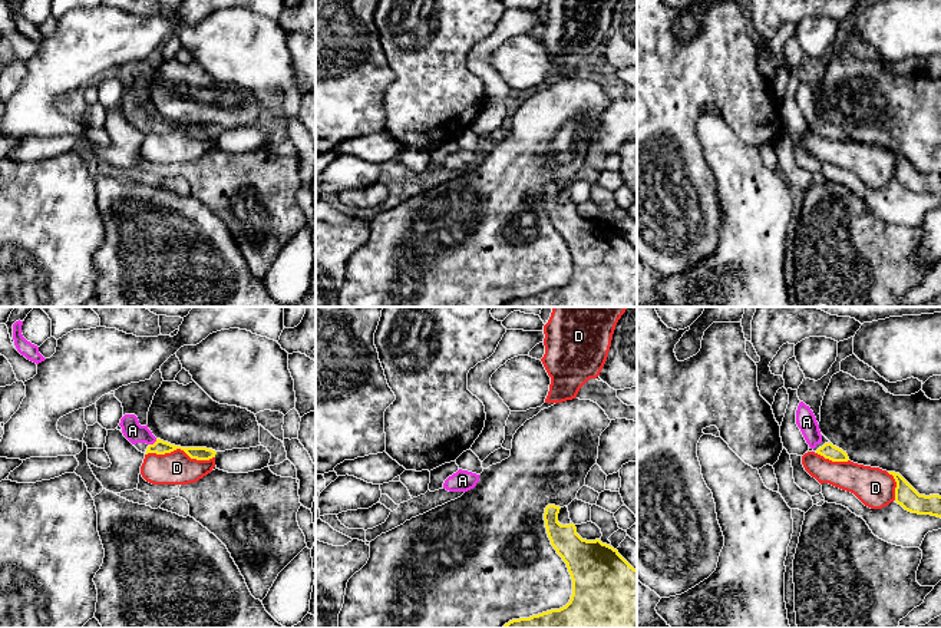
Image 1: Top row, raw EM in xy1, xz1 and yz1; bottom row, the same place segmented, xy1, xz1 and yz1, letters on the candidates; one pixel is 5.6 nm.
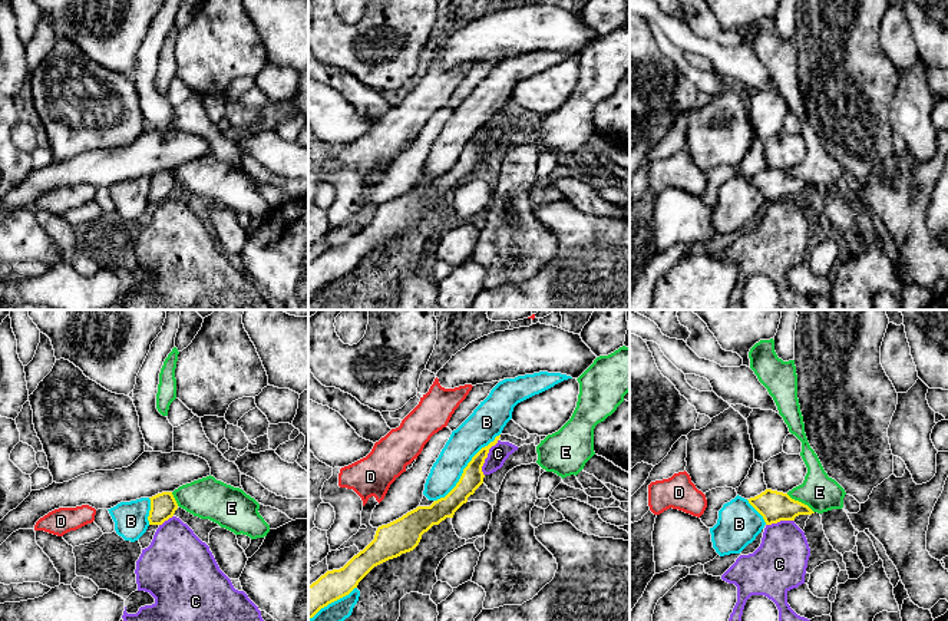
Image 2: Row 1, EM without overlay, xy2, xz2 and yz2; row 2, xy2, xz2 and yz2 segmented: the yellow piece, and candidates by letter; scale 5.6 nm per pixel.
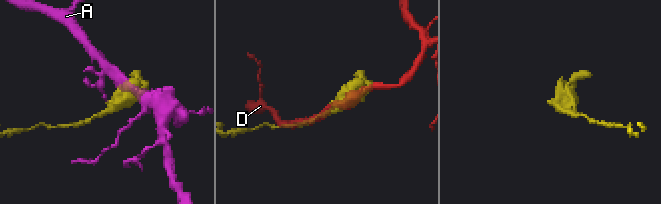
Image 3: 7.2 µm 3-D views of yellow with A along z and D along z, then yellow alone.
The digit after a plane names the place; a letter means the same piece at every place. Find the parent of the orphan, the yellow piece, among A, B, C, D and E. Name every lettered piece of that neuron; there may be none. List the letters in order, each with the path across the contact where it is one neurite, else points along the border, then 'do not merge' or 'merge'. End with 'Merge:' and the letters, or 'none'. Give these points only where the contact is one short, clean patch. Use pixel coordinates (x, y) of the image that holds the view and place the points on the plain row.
A: runs through xy1 (159, 125), (154, 122), (147, 115), (132, 109); merge
B: do not merge
C: border along xz2 (498, 118), (485, 138), (482, 145), (484, 154); do not merge
D: do not merge
E: do not merge
Merge: A

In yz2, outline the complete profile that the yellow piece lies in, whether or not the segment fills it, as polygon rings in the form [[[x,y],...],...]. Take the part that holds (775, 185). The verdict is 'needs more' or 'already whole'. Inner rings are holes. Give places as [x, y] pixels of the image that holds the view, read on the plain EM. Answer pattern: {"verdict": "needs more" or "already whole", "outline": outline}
{"verdict": "already whole", "outline": [[[766,168],[747,179],[763,195],[766,204],[795,199],[799,194],[815,192],[807,184],[792,178],[787,172],[772,168]]]}

